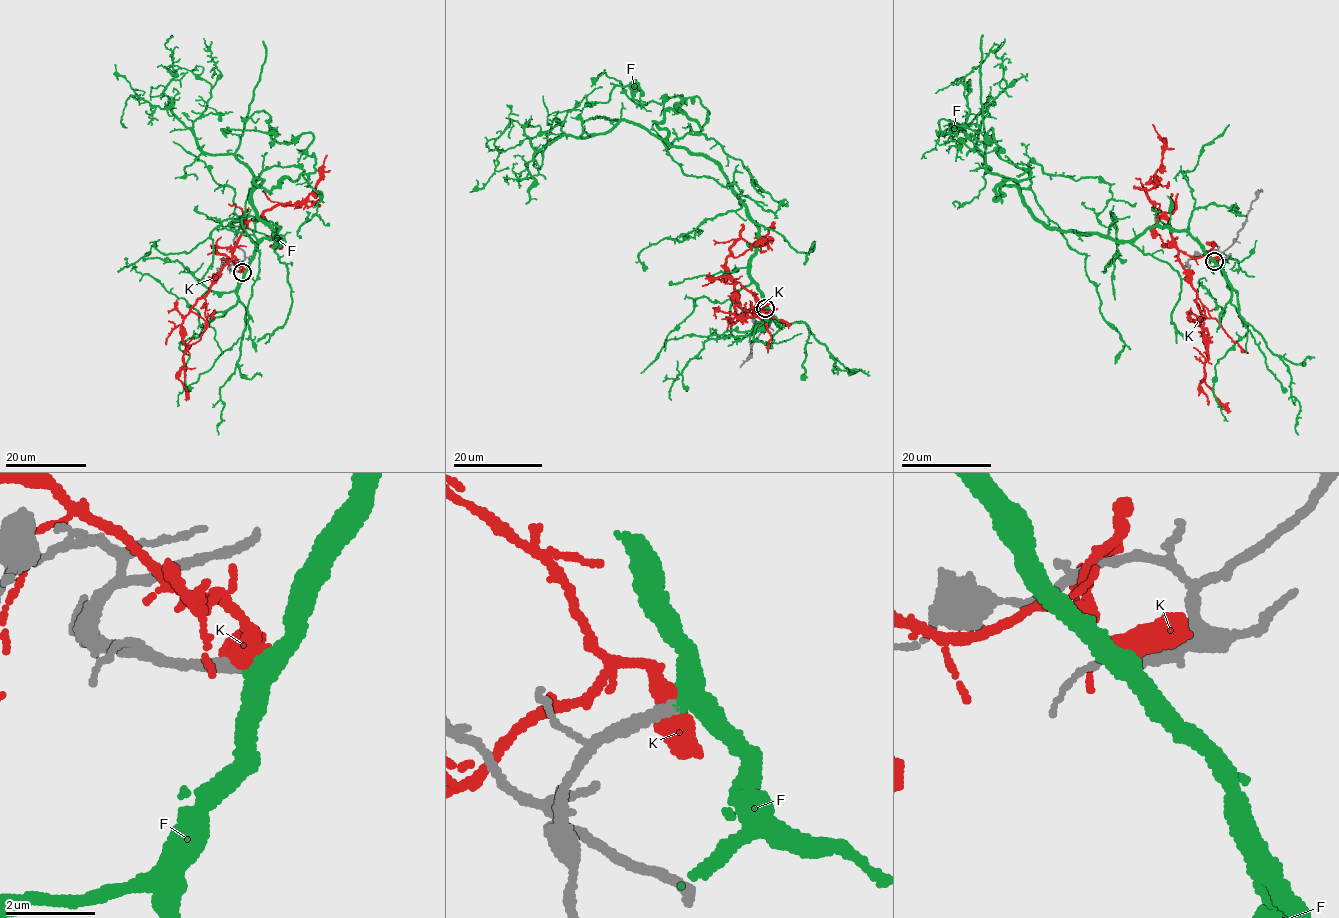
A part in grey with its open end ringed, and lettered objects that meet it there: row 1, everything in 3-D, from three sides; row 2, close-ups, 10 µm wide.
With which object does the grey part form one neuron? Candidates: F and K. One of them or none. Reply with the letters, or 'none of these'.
F

